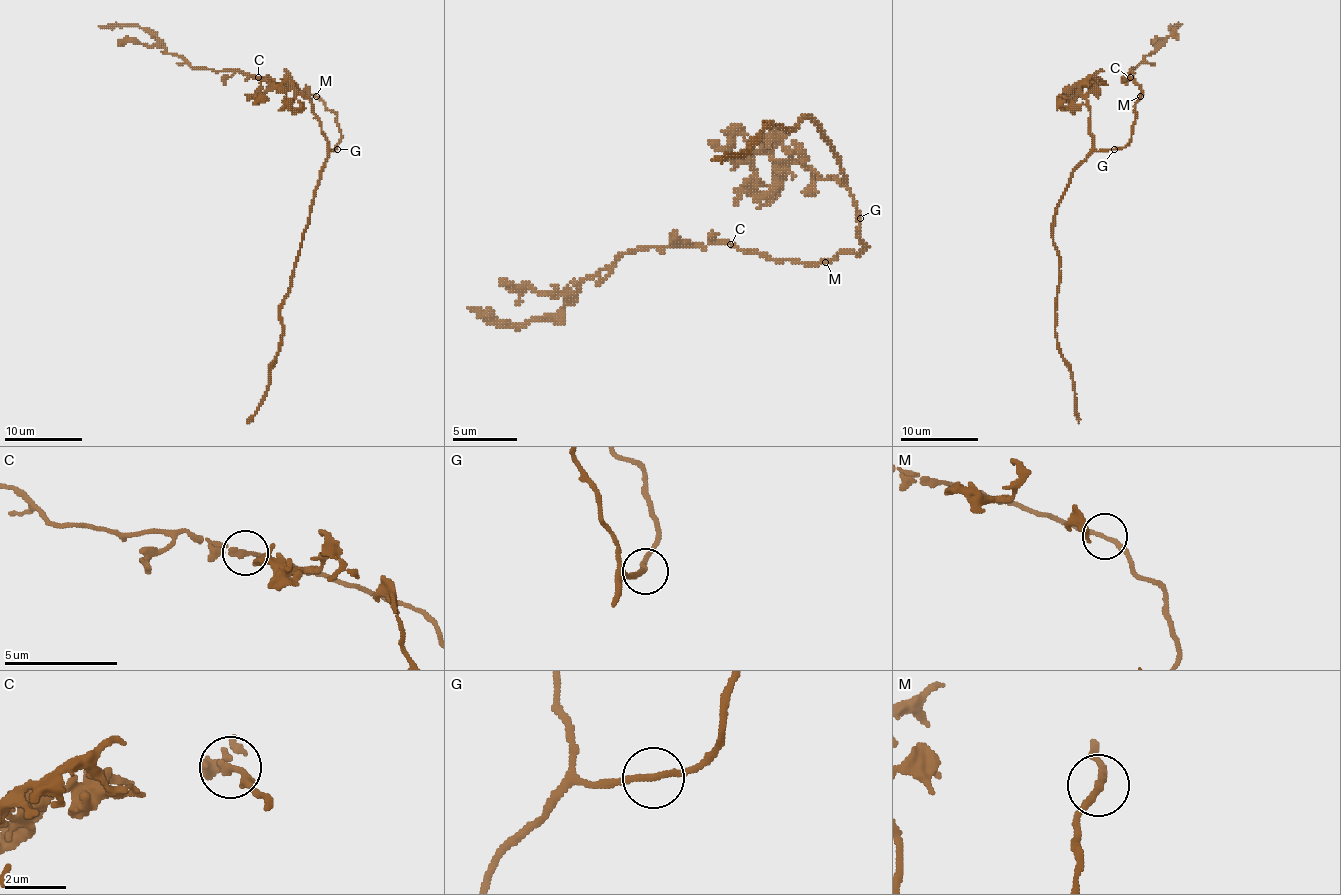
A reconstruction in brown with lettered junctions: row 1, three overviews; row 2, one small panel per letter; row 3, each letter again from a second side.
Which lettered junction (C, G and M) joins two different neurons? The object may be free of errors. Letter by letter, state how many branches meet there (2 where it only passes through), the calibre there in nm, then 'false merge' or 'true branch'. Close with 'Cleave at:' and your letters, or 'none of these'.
C: 2 branches meet; 200 nm thick; true branch
G: 2 branches meet; 200 nm thick; true branch
M: 2 branches meet; 200 nm thick; true branch
Cleave at: none of these

